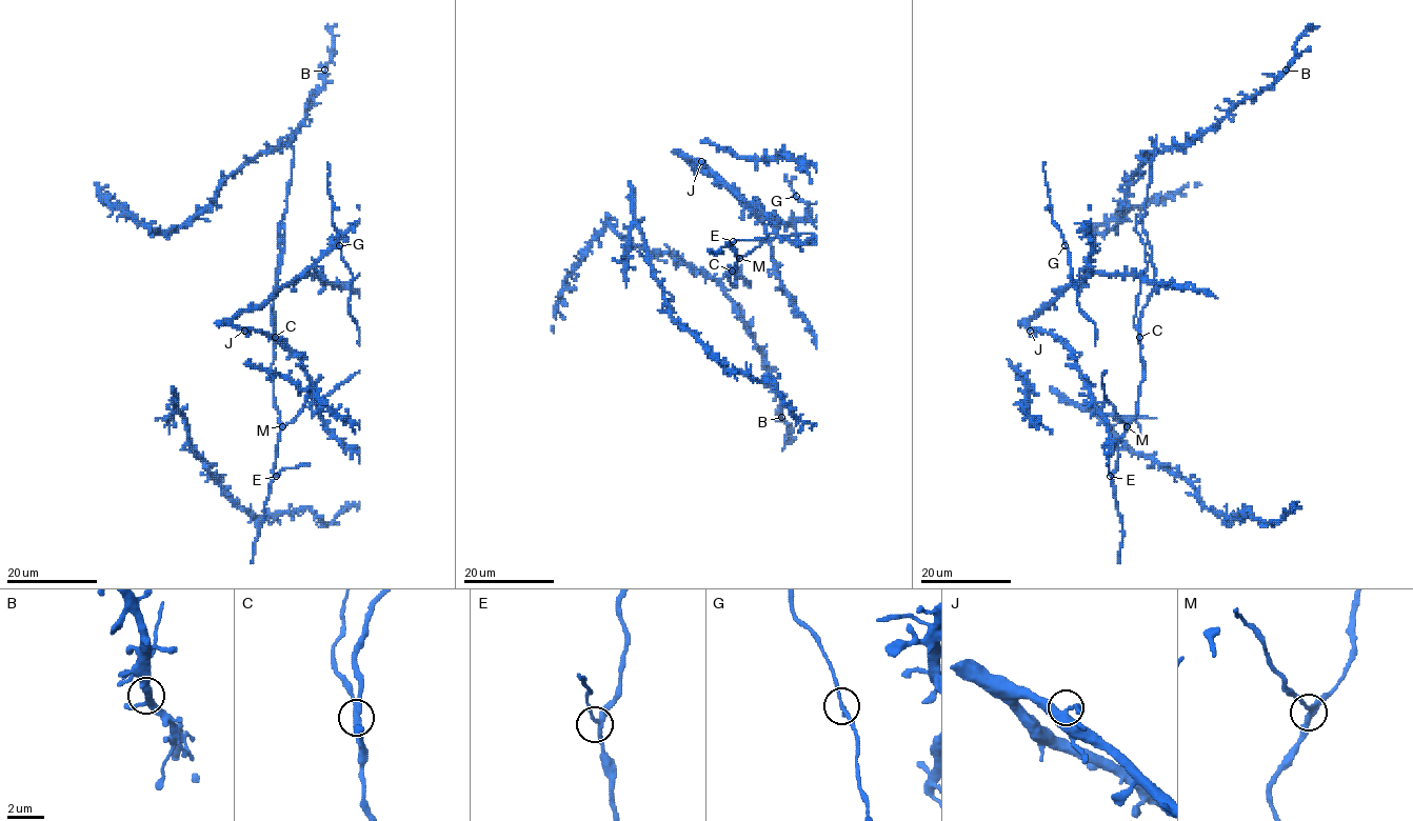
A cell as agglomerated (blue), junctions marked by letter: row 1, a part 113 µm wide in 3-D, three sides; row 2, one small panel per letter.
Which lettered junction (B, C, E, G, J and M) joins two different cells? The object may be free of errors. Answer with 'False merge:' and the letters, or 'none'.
False merge: C

